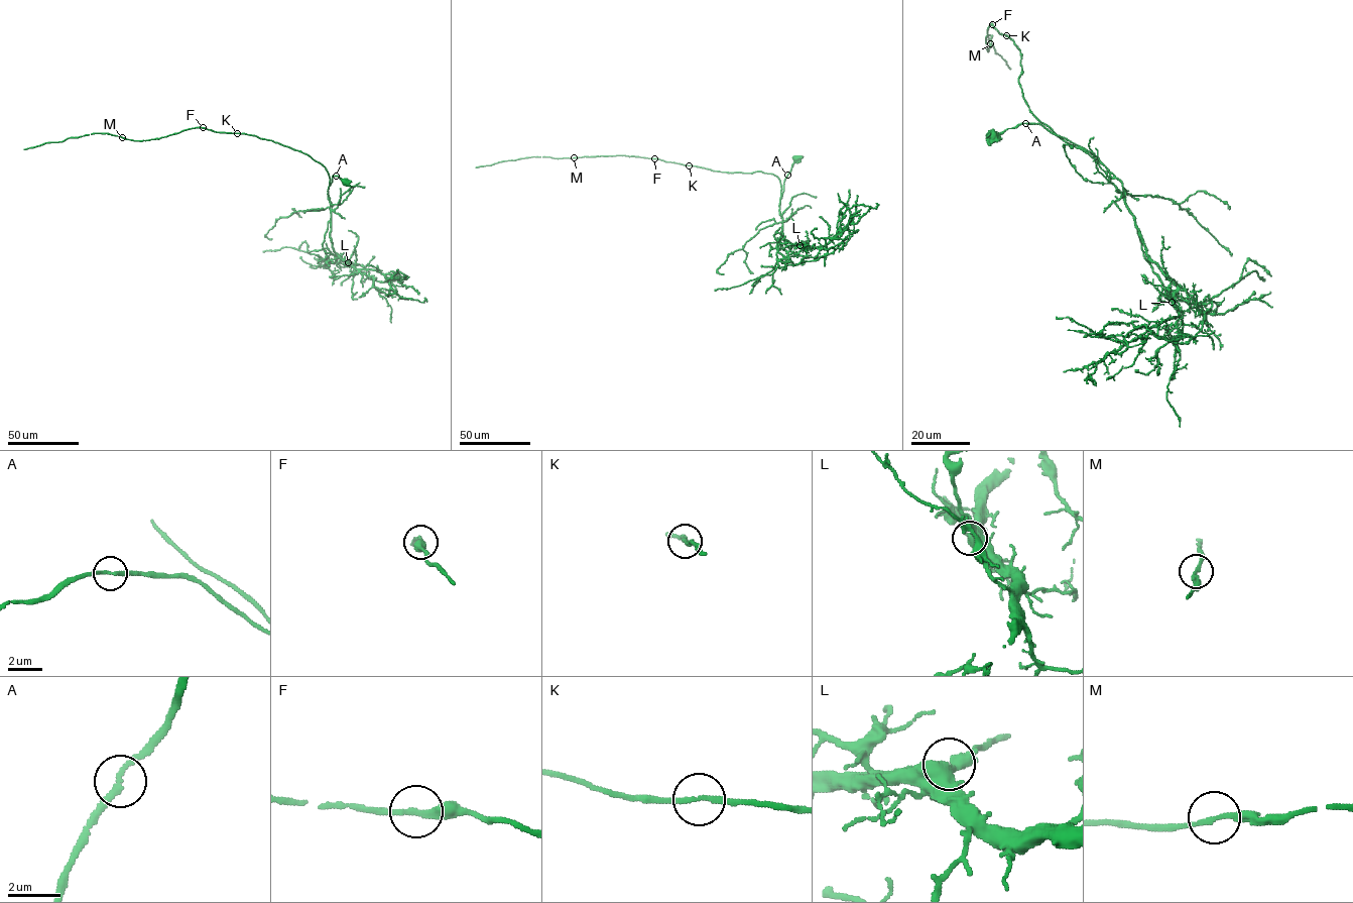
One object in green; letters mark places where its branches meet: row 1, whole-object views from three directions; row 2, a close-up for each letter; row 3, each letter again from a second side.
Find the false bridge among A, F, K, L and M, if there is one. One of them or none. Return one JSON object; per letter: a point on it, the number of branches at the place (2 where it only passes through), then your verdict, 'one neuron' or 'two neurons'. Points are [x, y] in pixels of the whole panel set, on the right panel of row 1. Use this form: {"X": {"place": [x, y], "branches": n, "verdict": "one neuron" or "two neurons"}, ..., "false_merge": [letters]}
{"A": {"place": [1025, 123], "branches": 2, "verdict": "one neuron"}, "F": {"place": [992, 24], "branches": 2, "verdict": "one neuron"}, "K": {"place": [1006, 35], "branches": 2, "verdict": "one neuron"}, "L": {"place": [1172, 302], "branches": 2, "verdict": "one neuron"}, "M": {"place": [990, 43], "branches": 2, "verdict": "one neuron"}, "false_merge": []}

